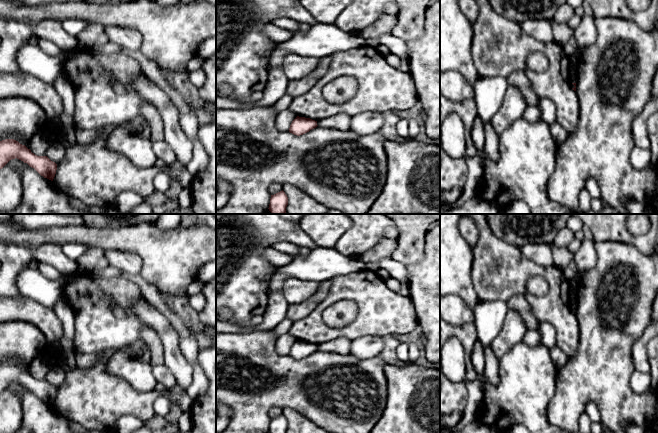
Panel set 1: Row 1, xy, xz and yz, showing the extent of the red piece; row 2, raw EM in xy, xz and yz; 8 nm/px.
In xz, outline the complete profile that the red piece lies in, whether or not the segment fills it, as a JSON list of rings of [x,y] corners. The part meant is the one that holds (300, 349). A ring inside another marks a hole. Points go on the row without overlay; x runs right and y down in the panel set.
[[[297,340],[292,345],[290,352],[289,352],[289,356],[294,359],[300,360],[316,352],[317,350],[318,350],[317,345],[312,344],[310,342]]]

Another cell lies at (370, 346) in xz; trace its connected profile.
[[[367,335],[351,340],[350,354],[359,359],[378,357],[383,350],[383,337]]]

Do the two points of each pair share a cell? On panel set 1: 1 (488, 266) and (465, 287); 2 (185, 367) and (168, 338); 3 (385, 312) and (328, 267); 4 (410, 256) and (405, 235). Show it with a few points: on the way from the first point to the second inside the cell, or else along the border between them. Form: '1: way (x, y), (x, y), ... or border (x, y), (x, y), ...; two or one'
1: border (472, 257), (471, 280), (479, 299); two
2: way (177, 361), (170, 354), (170, 346); one
3: border (361, 270), (338, 274), (328, 279); two
4: way (410, 251), (410, 240); one

